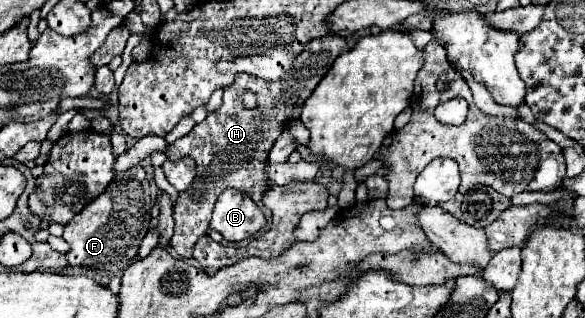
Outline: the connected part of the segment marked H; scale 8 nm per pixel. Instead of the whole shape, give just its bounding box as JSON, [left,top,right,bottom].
[167,35,347,259]

